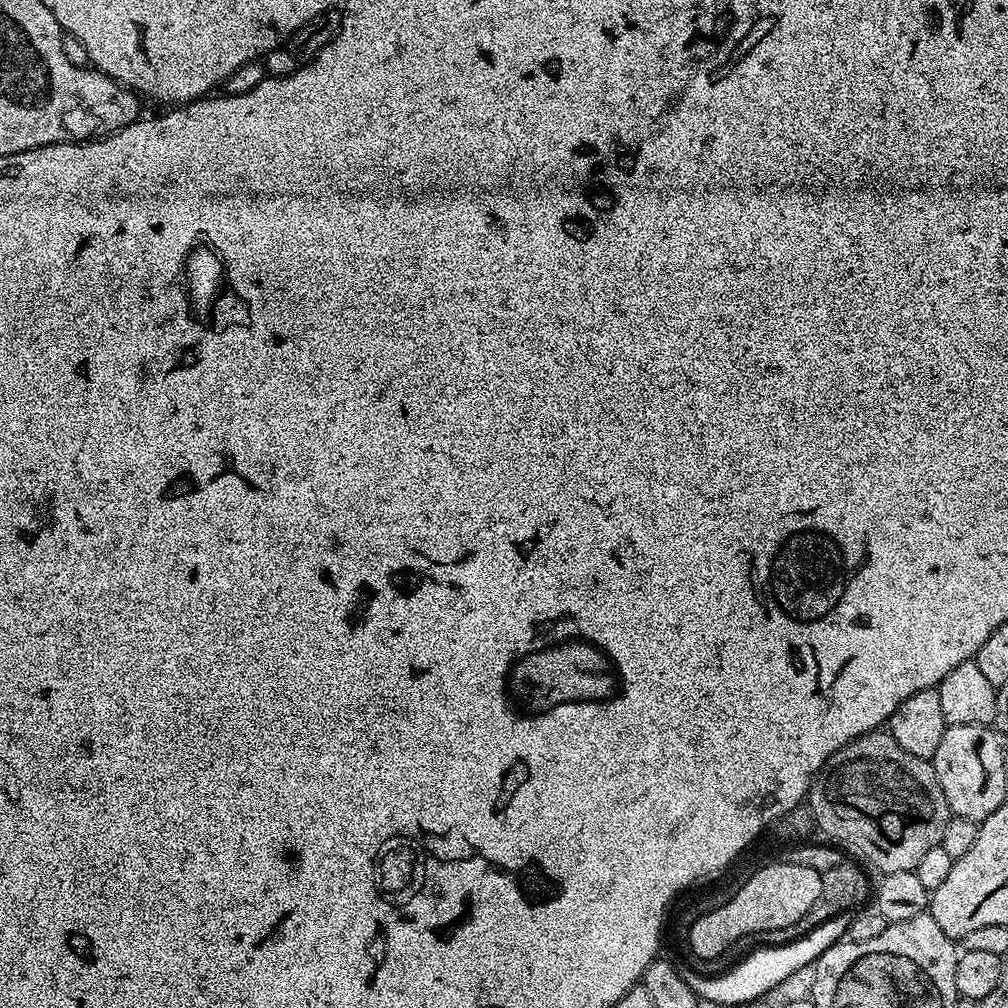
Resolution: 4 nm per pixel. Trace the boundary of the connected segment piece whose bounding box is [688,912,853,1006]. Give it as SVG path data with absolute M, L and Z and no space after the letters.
M843 912L842 915L836 915L792 943L759 948L758 951L750 953L744 957L742 962L720 976L705 976L702 972L694 970L694 973L690 972L688 976L690 990L693 990L697 999L701 1001L706 1000L726 1006L734 1004L743 1006L747 1001L763 999L769 995L770 990L806 966L811 967L826 949L839 943L845 937L852 918L852 912Z

